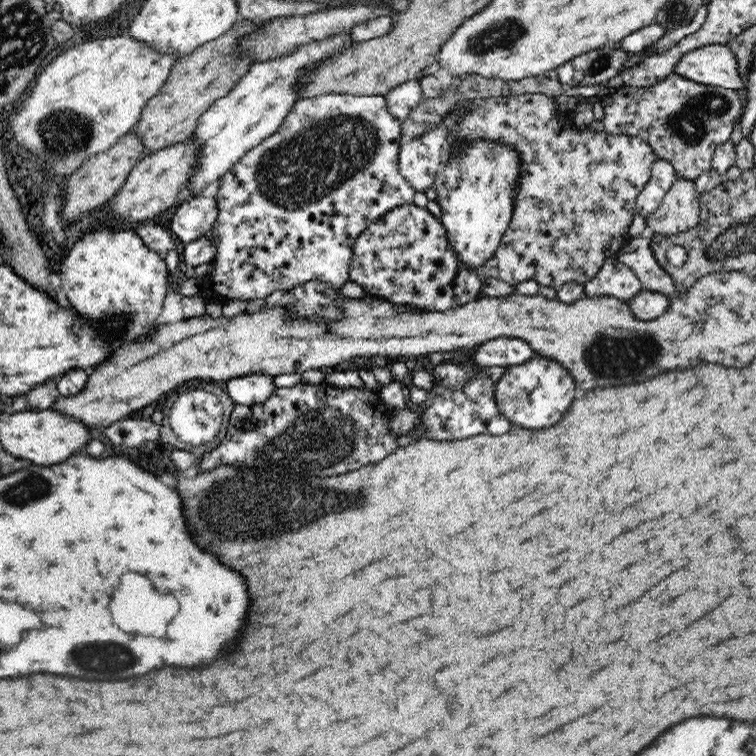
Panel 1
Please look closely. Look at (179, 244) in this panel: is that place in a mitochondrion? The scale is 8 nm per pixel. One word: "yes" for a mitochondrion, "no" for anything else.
no

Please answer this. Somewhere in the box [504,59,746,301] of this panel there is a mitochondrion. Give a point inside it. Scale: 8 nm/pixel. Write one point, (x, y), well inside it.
(690, 123)

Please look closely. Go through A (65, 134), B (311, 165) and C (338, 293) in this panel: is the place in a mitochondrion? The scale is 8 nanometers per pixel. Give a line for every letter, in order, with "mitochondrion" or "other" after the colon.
A: mitochondrion
B: mitochondrion
C: other

